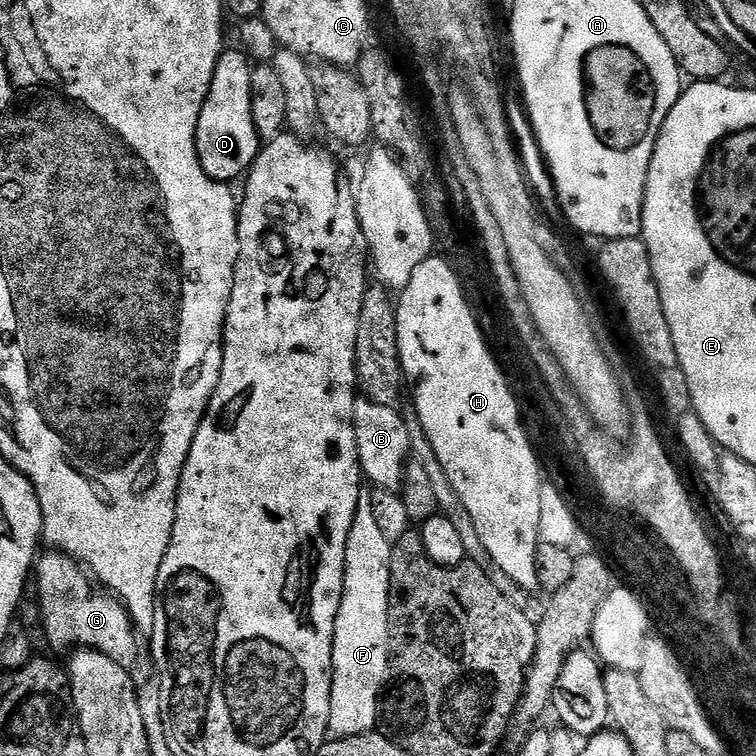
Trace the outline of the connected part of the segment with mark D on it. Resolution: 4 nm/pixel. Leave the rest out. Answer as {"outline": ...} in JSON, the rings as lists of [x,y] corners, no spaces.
{"outline":[[[225,50],[220,53],[220,61],[216,63],[216,73],[200,115],[196,139],[200,164],[212,180],[233,182],[240,175],[241,179],[262,151],[260,129],[252,114],[253,71],[253,65],[243,51]]]}

